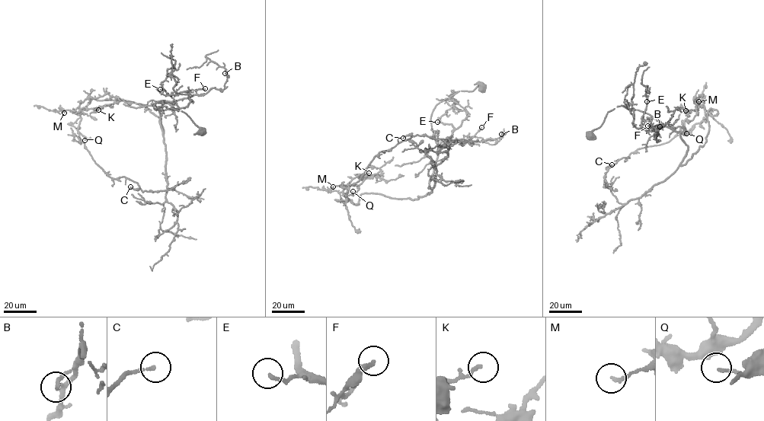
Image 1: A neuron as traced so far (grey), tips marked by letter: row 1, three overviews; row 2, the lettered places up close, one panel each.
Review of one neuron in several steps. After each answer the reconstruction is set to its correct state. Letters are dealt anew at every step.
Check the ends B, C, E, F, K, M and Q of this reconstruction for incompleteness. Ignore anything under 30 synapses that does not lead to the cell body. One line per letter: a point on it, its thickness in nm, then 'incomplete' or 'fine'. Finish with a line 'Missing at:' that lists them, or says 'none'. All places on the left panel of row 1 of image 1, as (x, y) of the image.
B: place (225, 73); calibre 130 nm; fine
C: place (130, 186); calibre 140 nm; fine
E: place (160, 89); calibre 150 nm; fine
F: place (205, 88); calibre 240 nm; fine
K: place (98, 110); calibre 170 nm; fine
M: place (64, 113); calibre 150 nm; fine
Q: place (84, 140); calibre 130 nm; fine
Missing at: none

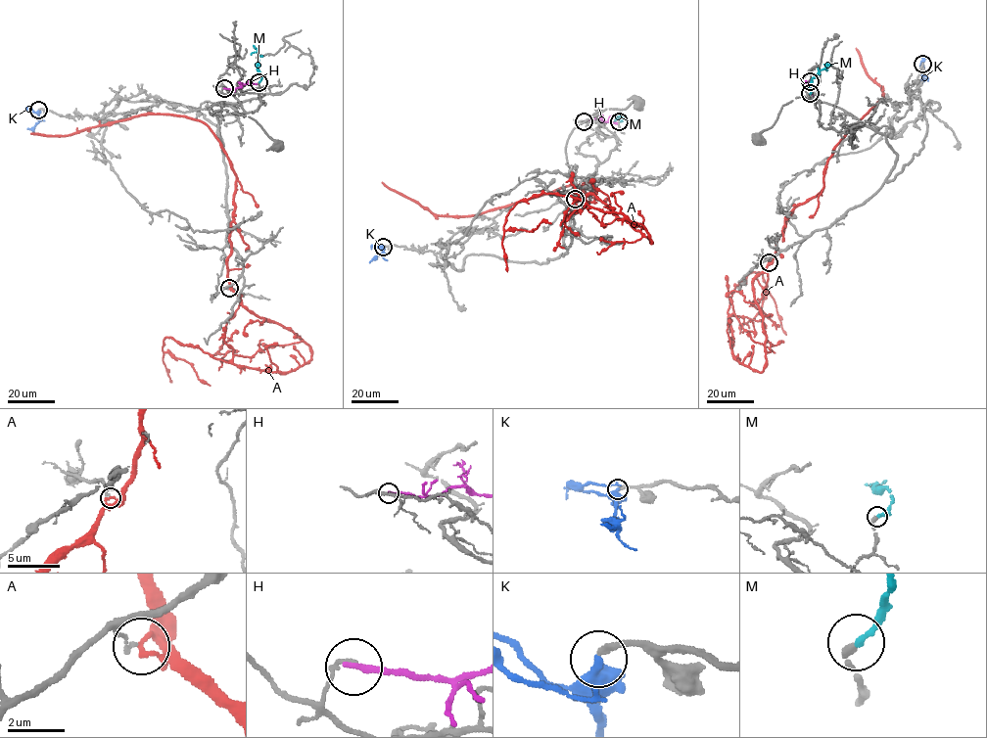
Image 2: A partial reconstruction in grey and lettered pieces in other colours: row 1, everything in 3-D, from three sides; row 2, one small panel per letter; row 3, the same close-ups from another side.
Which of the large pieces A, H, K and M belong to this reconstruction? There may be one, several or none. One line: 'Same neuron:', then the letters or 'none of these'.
Same neuron: K, M

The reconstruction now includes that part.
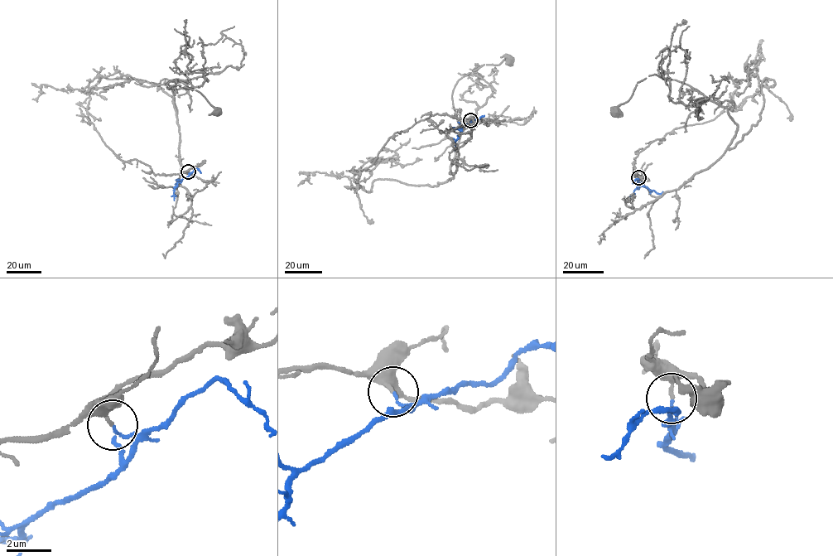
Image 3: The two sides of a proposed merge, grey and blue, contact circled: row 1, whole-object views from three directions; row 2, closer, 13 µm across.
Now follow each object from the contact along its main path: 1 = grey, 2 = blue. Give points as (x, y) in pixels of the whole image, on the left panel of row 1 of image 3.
1: (189, 171), (121, 161), (89, 94), (146, 80), (176, 112), (177, 79), (217, 111)
2: (189, 172), (189, 176), (177, 183), (174, 200)

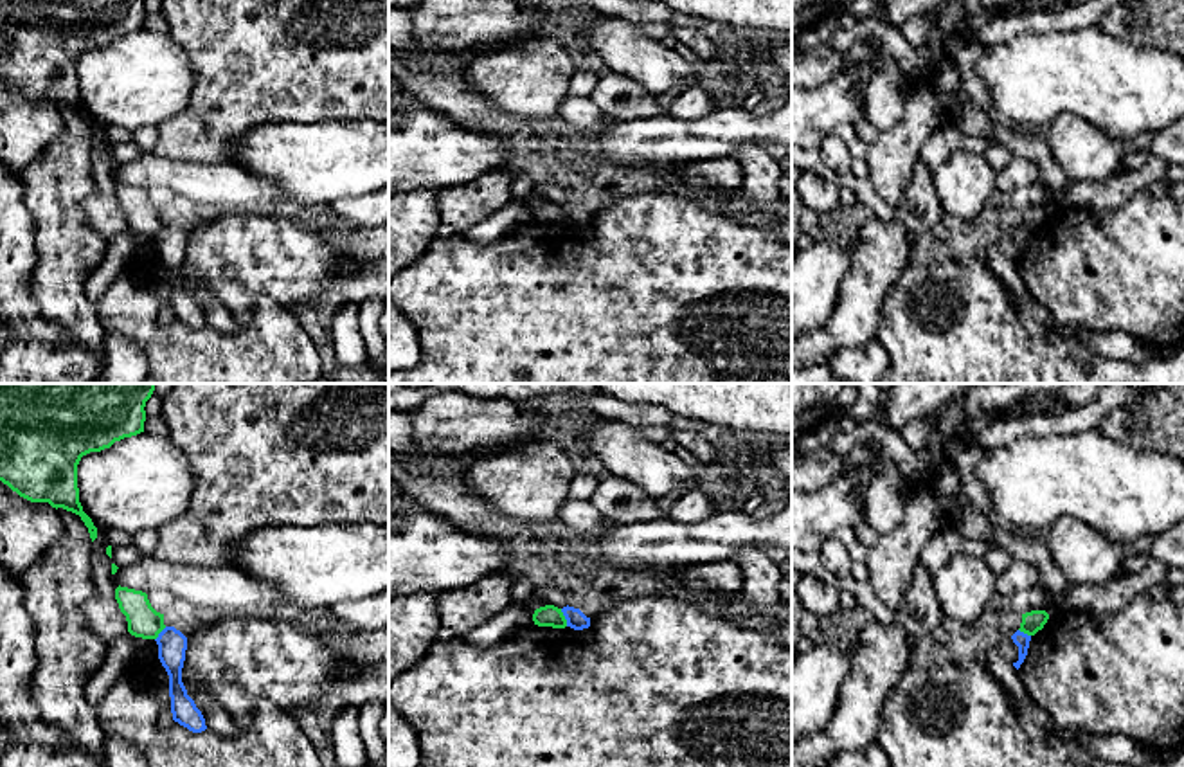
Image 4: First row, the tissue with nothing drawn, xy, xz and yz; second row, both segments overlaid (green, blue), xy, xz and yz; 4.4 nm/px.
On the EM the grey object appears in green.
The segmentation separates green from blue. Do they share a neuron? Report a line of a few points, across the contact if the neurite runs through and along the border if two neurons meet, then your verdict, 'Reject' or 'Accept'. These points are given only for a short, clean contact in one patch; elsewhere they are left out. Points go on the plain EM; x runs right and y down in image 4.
Line: xz (560, 206), (567, 222). Reject

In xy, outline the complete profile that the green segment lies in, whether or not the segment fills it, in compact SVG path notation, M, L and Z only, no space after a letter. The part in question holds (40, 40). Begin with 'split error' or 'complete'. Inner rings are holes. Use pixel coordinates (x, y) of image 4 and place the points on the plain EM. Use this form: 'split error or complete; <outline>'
complete; M0 0L0 77L31 99L49 99L81 113L92 139L97 124L83 108L77 61L83 52L144 29L146 0Z

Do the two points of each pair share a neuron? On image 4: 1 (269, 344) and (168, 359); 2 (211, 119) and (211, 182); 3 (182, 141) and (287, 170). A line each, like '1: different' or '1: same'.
1: same
2: different
3: different

